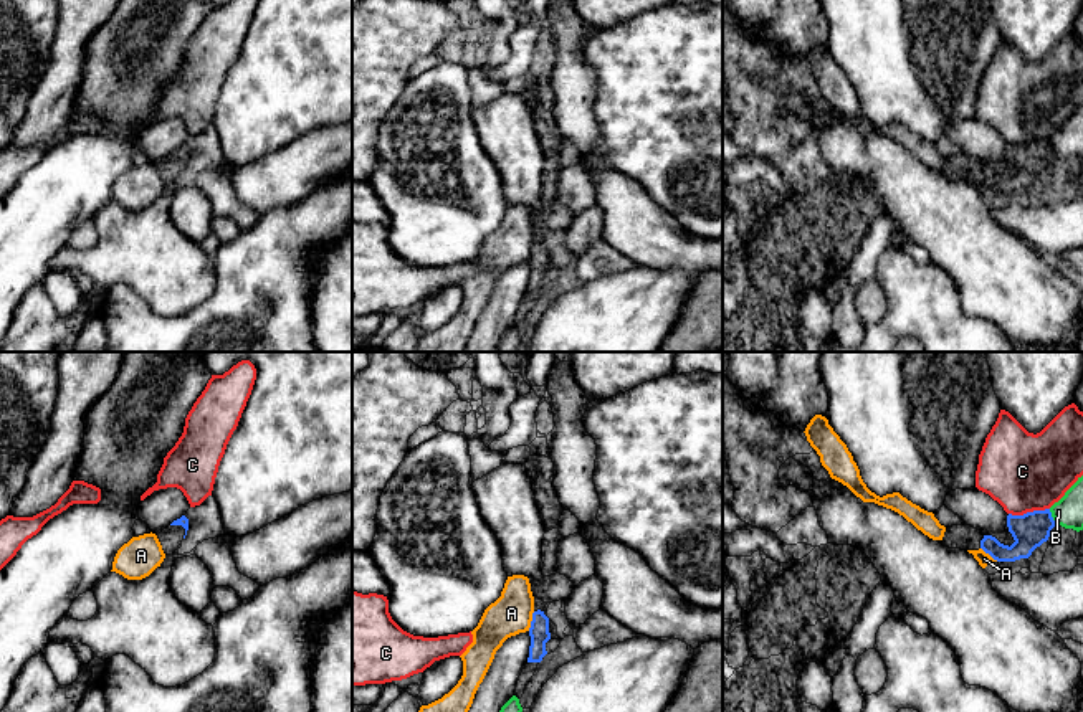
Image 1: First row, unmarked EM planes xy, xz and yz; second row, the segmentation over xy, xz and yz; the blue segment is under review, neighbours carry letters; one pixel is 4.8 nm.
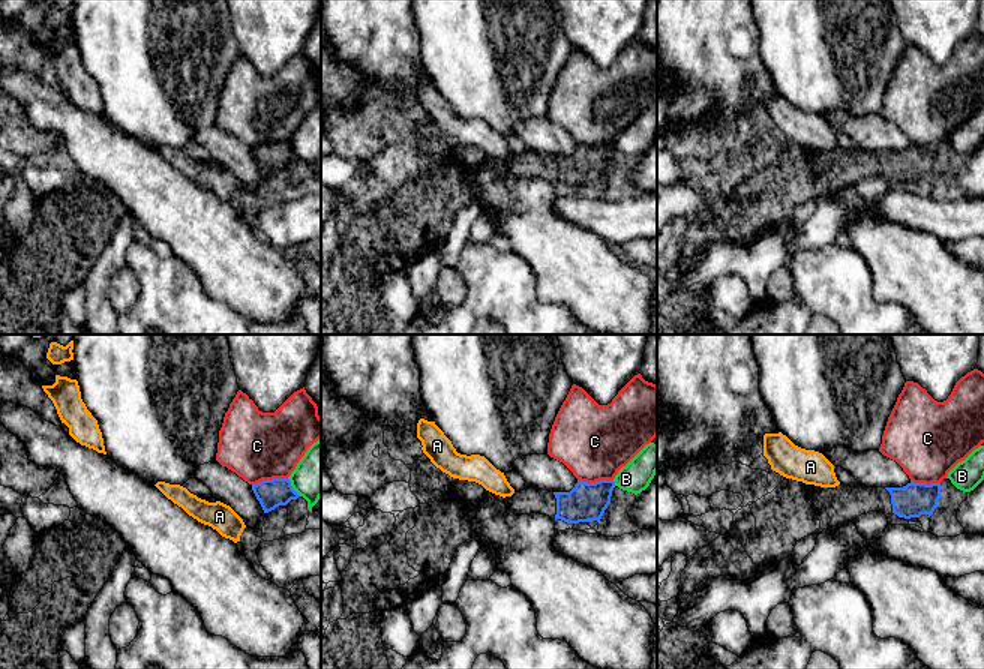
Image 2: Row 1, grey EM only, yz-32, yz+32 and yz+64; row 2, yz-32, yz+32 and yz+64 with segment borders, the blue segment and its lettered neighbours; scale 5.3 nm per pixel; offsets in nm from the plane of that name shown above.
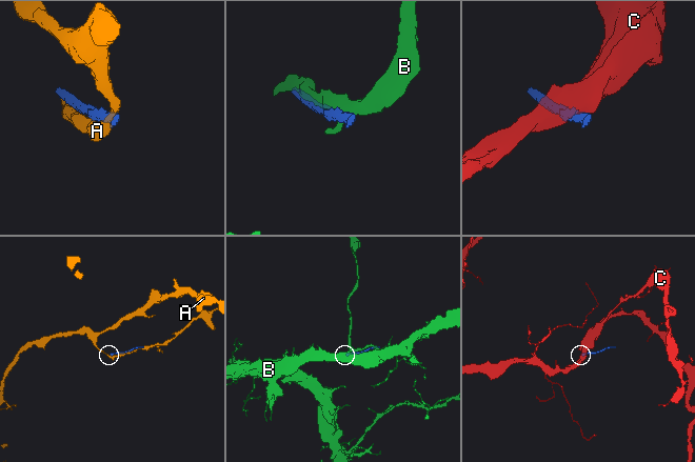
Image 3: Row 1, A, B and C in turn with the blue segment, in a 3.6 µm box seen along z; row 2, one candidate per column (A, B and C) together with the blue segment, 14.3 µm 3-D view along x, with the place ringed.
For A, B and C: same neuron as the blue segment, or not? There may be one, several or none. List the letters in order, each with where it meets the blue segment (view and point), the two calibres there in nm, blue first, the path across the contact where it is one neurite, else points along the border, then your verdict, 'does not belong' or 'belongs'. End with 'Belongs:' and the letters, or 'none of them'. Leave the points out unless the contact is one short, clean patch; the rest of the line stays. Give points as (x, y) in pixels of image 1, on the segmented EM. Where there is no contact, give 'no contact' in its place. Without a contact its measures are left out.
A: xz (531, 621) | 100/200 nm | does not belong
B: yz (1050, 516) | 170/140 nm | does not belong
C: yz (1029, 512) | 170/380 nm | along yz (1049, 507), (1009, 514) | does not belong
Belongs: none of them

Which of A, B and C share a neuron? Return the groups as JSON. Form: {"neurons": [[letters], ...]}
{"neurons": [["A"], ["B"], ["C"]]}

